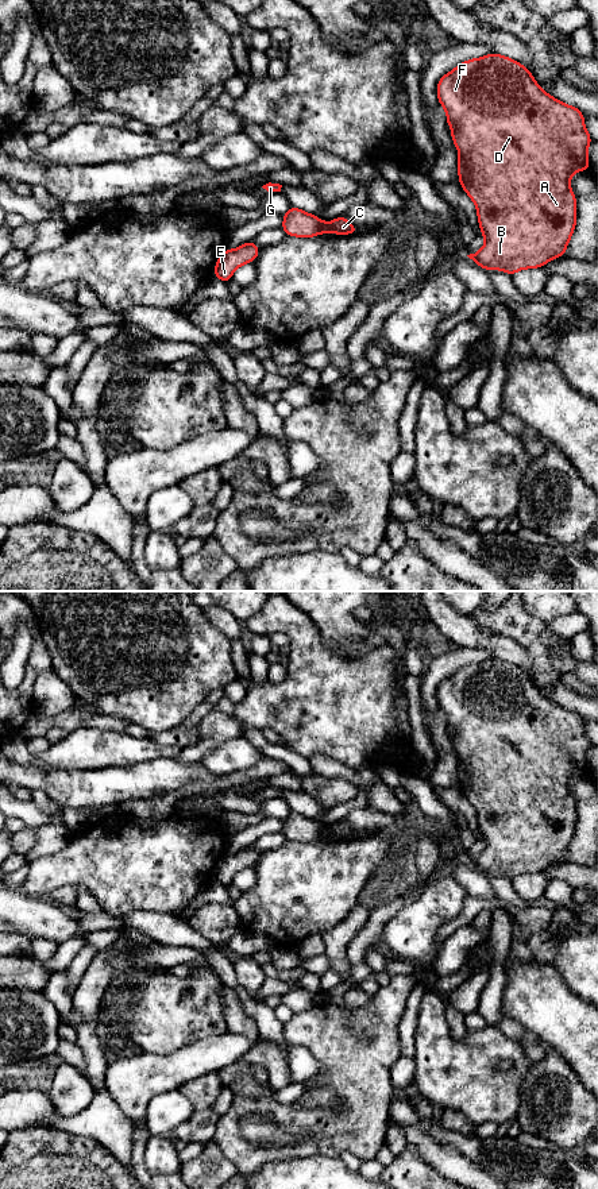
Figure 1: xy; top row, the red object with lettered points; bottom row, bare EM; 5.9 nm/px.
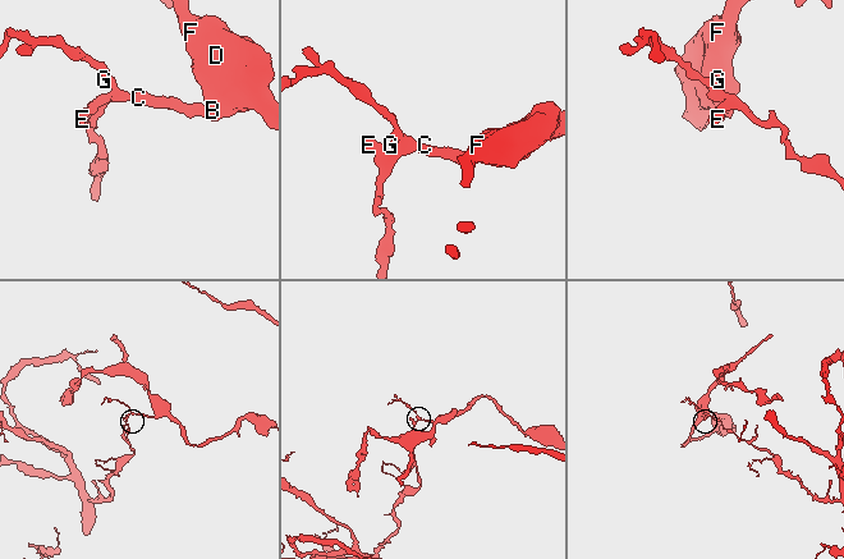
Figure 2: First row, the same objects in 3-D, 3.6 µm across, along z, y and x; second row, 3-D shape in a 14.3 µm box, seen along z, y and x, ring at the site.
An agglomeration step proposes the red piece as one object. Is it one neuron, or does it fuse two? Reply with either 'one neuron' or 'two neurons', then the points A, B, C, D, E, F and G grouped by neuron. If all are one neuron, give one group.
two neurons; groups A B C D F / E G

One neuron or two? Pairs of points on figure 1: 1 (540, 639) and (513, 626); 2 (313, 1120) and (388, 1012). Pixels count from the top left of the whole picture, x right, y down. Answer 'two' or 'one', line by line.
1: one
2: one

